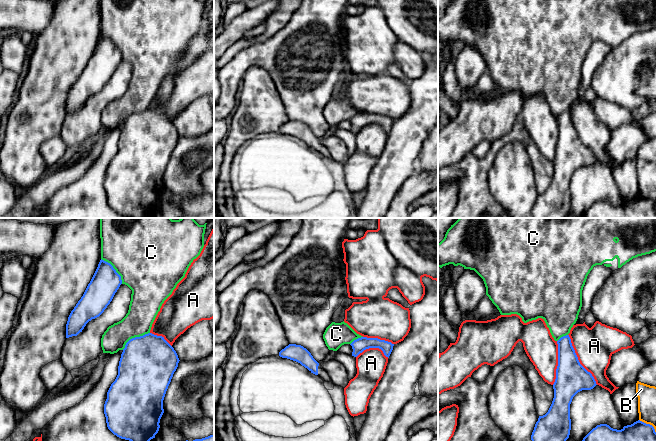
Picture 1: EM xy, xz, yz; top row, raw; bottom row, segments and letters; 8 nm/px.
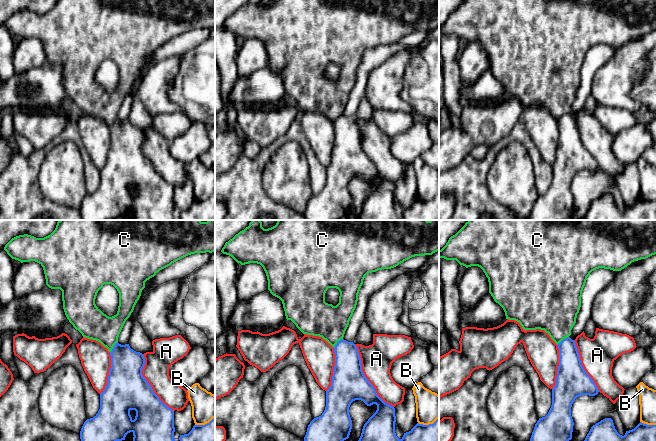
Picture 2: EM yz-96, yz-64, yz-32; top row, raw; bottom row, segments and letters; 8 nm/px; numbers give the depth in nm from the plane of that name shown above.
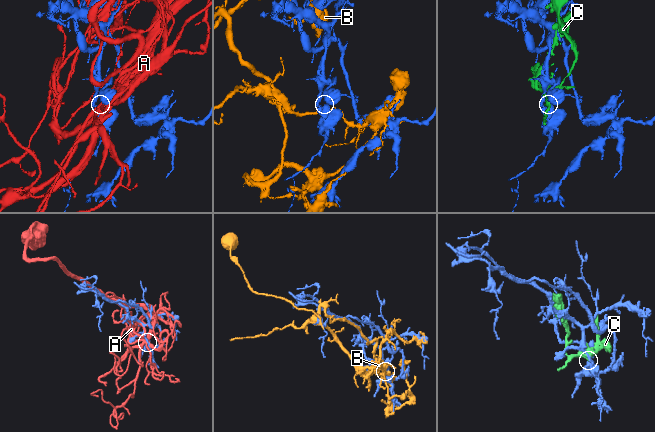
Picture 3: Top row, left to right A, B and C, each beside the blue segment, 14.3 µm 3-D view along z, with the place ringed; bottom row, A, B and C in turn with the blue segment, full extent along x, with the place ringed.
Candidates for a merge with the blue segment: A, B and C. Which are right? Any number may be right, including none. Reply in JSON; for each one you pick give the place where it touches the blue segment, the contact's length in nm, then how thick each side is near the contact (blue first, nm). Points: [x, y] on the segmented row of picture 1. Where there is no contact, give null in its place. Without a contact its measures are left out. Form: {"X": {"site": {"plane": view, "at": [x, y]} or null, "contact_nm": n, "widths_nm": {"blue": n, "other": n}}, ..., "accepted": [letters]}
{"accepted": []}

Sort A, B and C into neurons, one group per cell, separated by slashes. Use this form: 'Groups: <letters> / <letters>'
Groups: A / B / C

